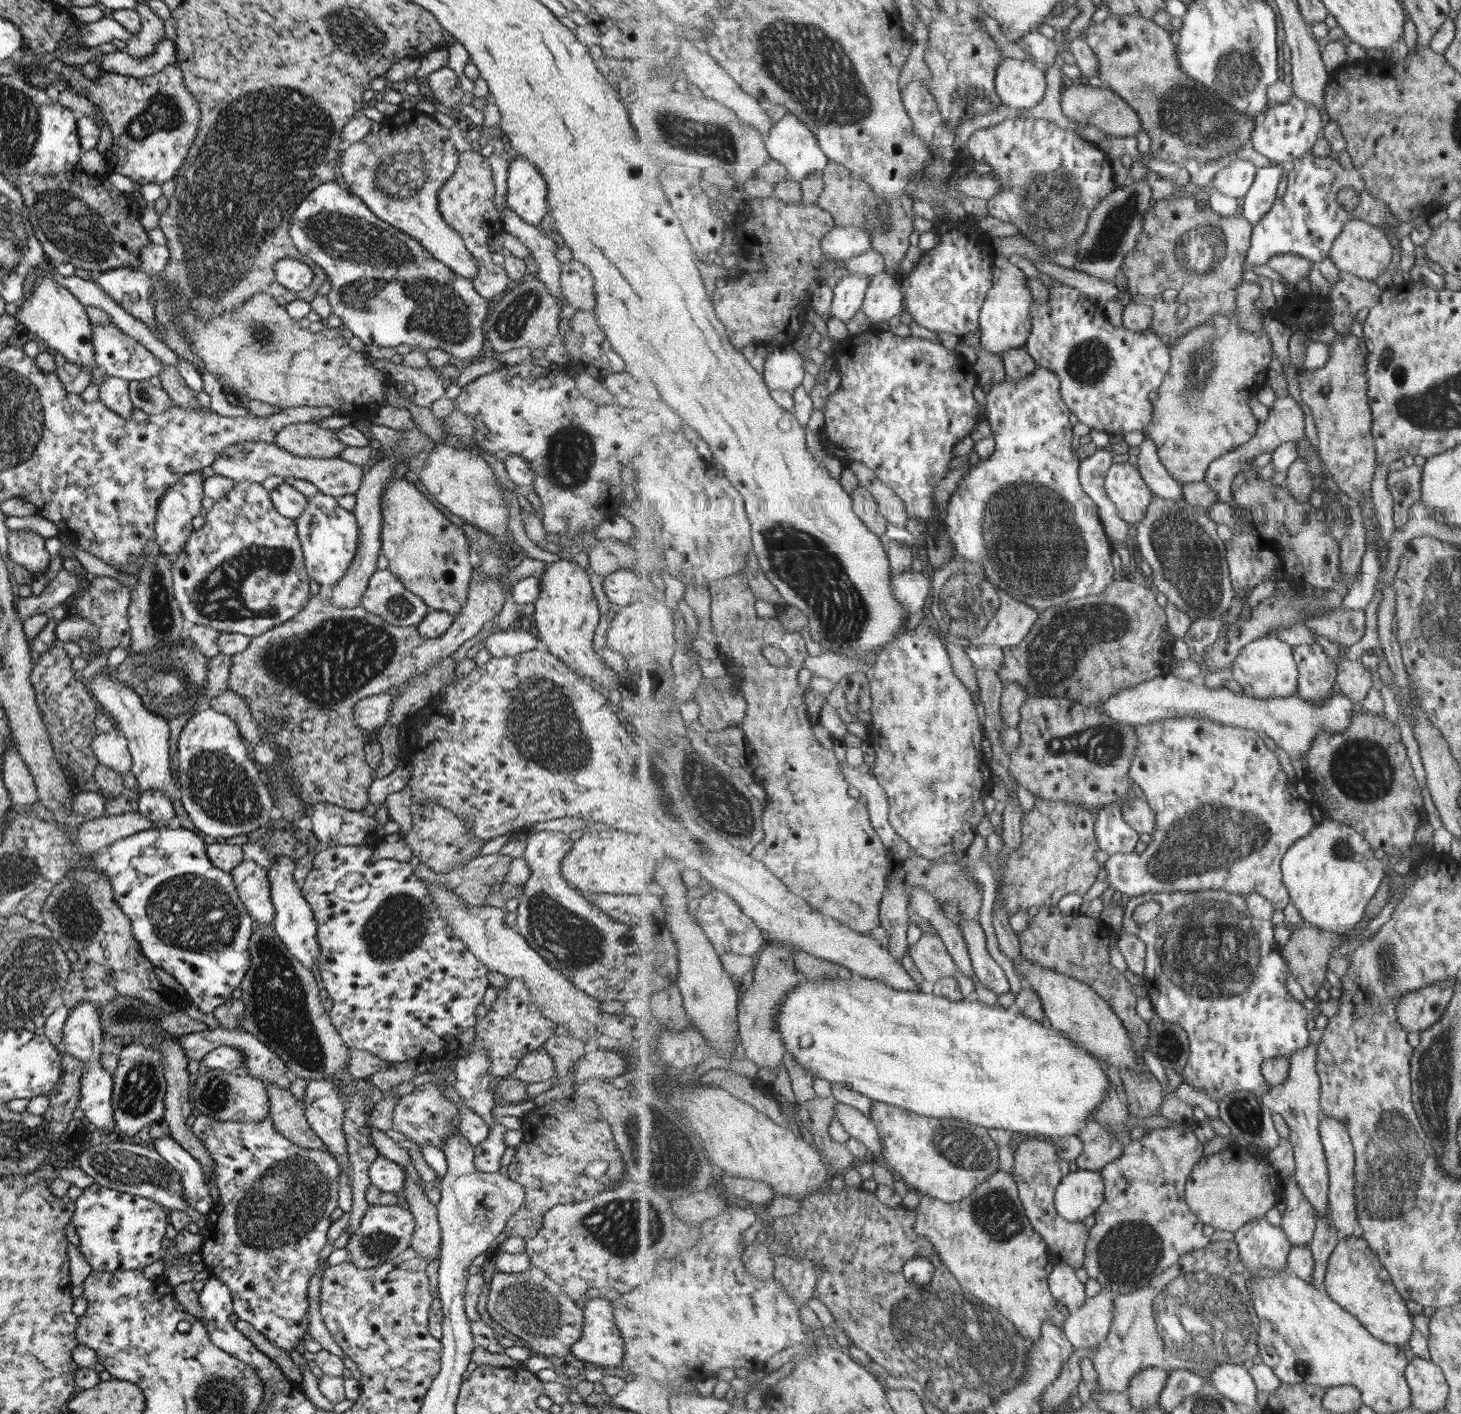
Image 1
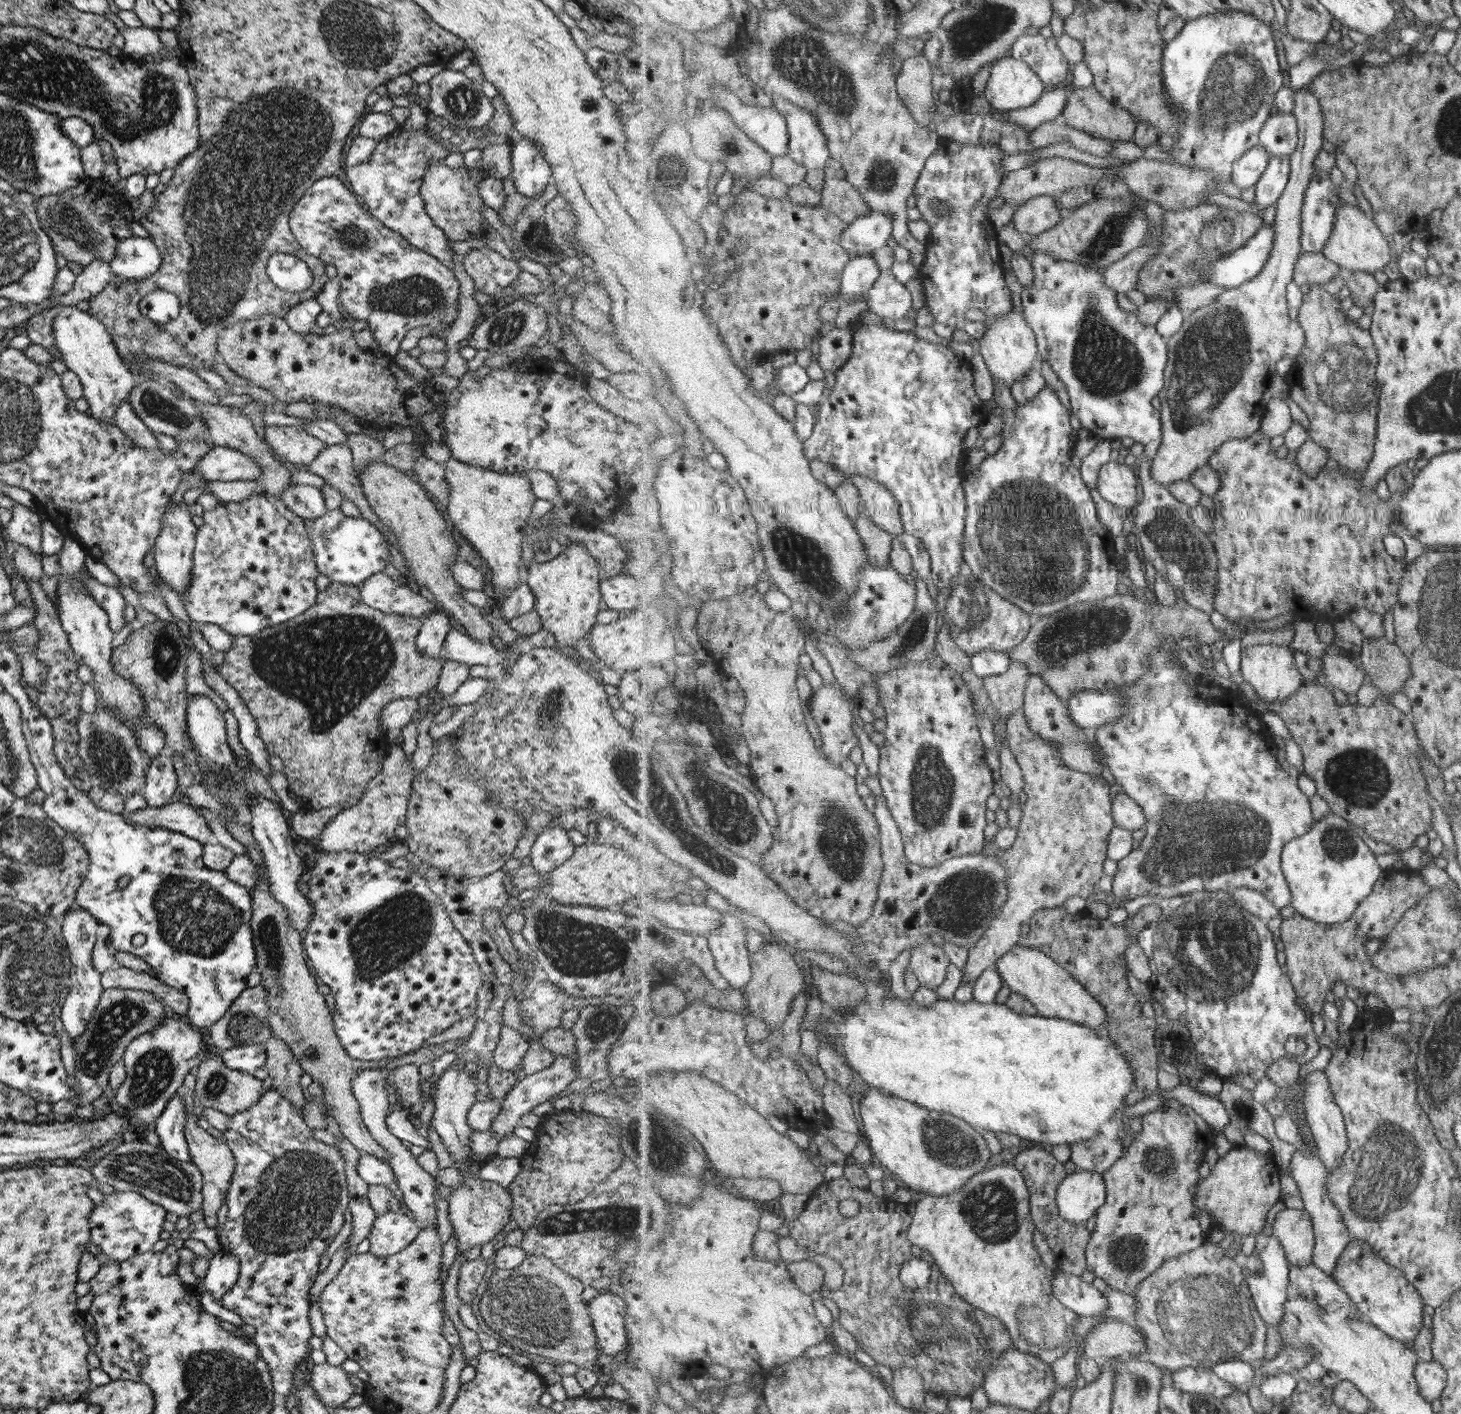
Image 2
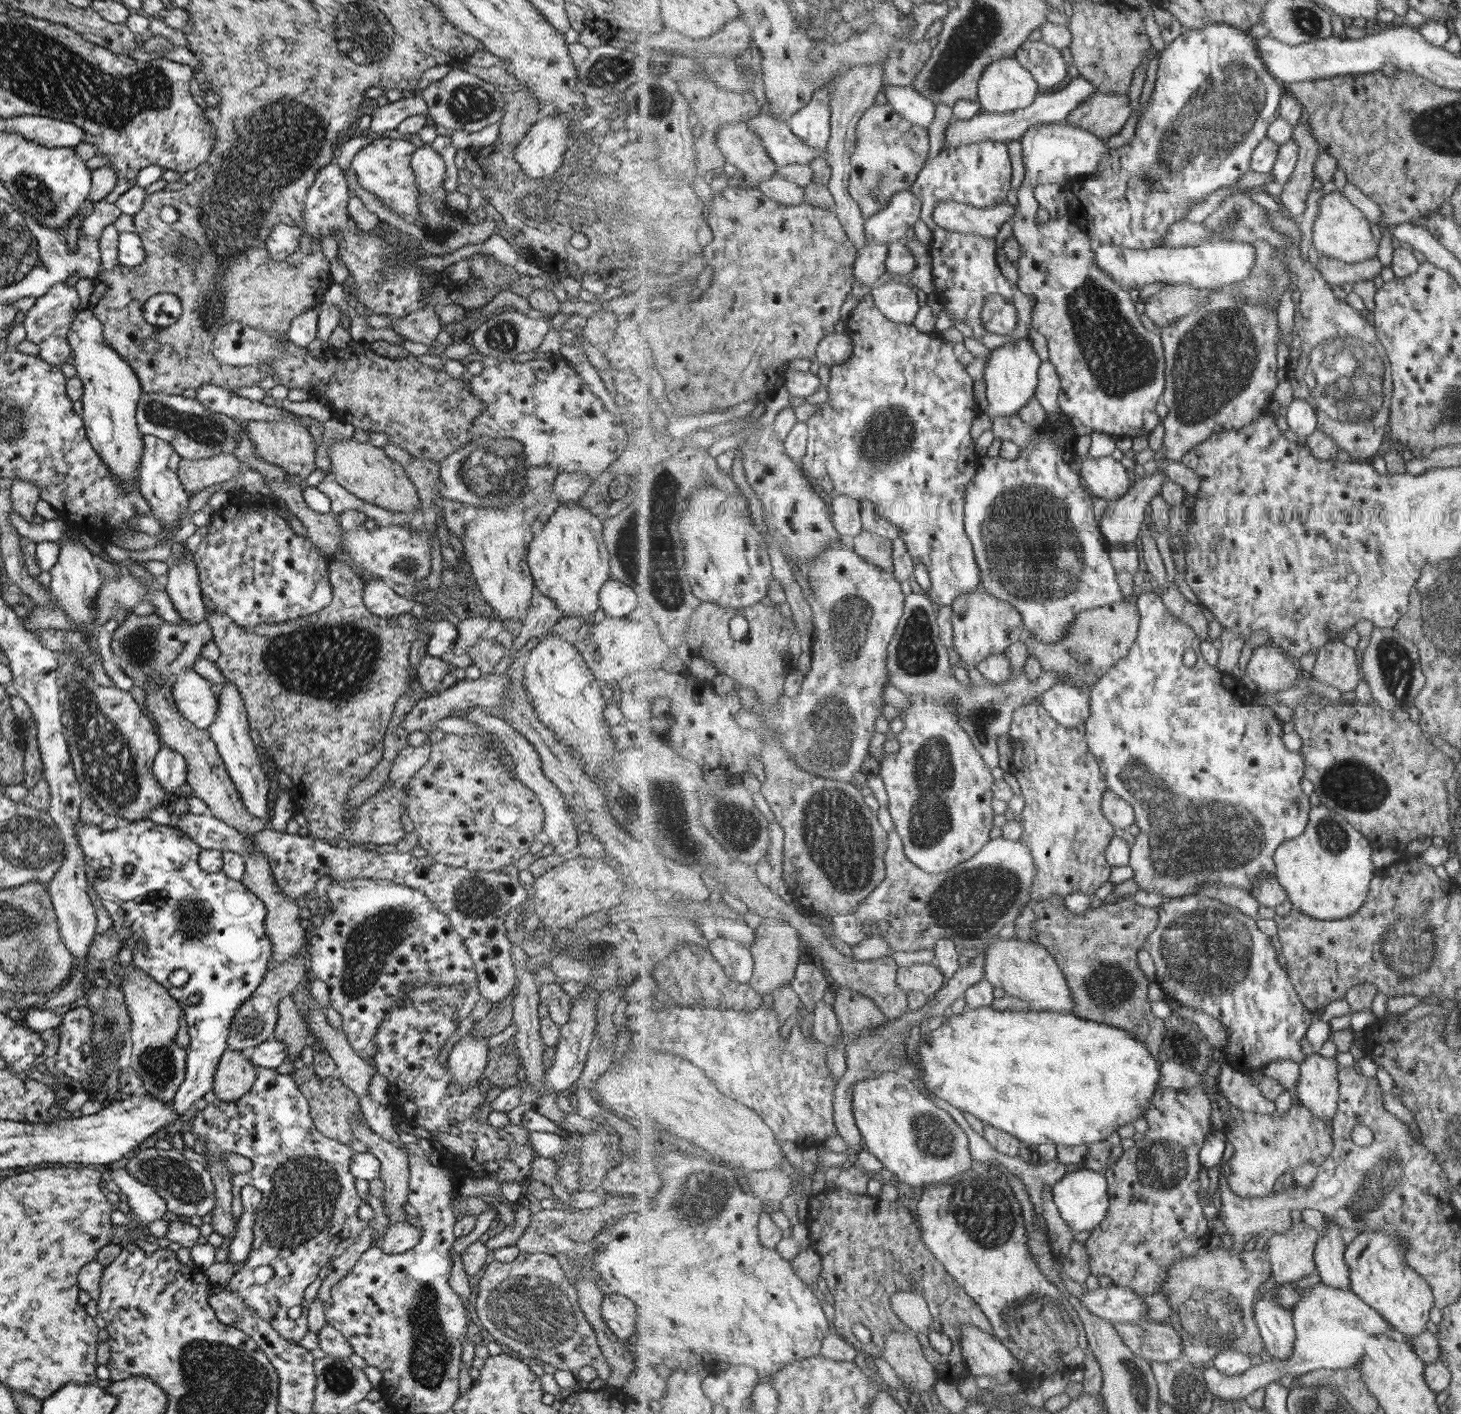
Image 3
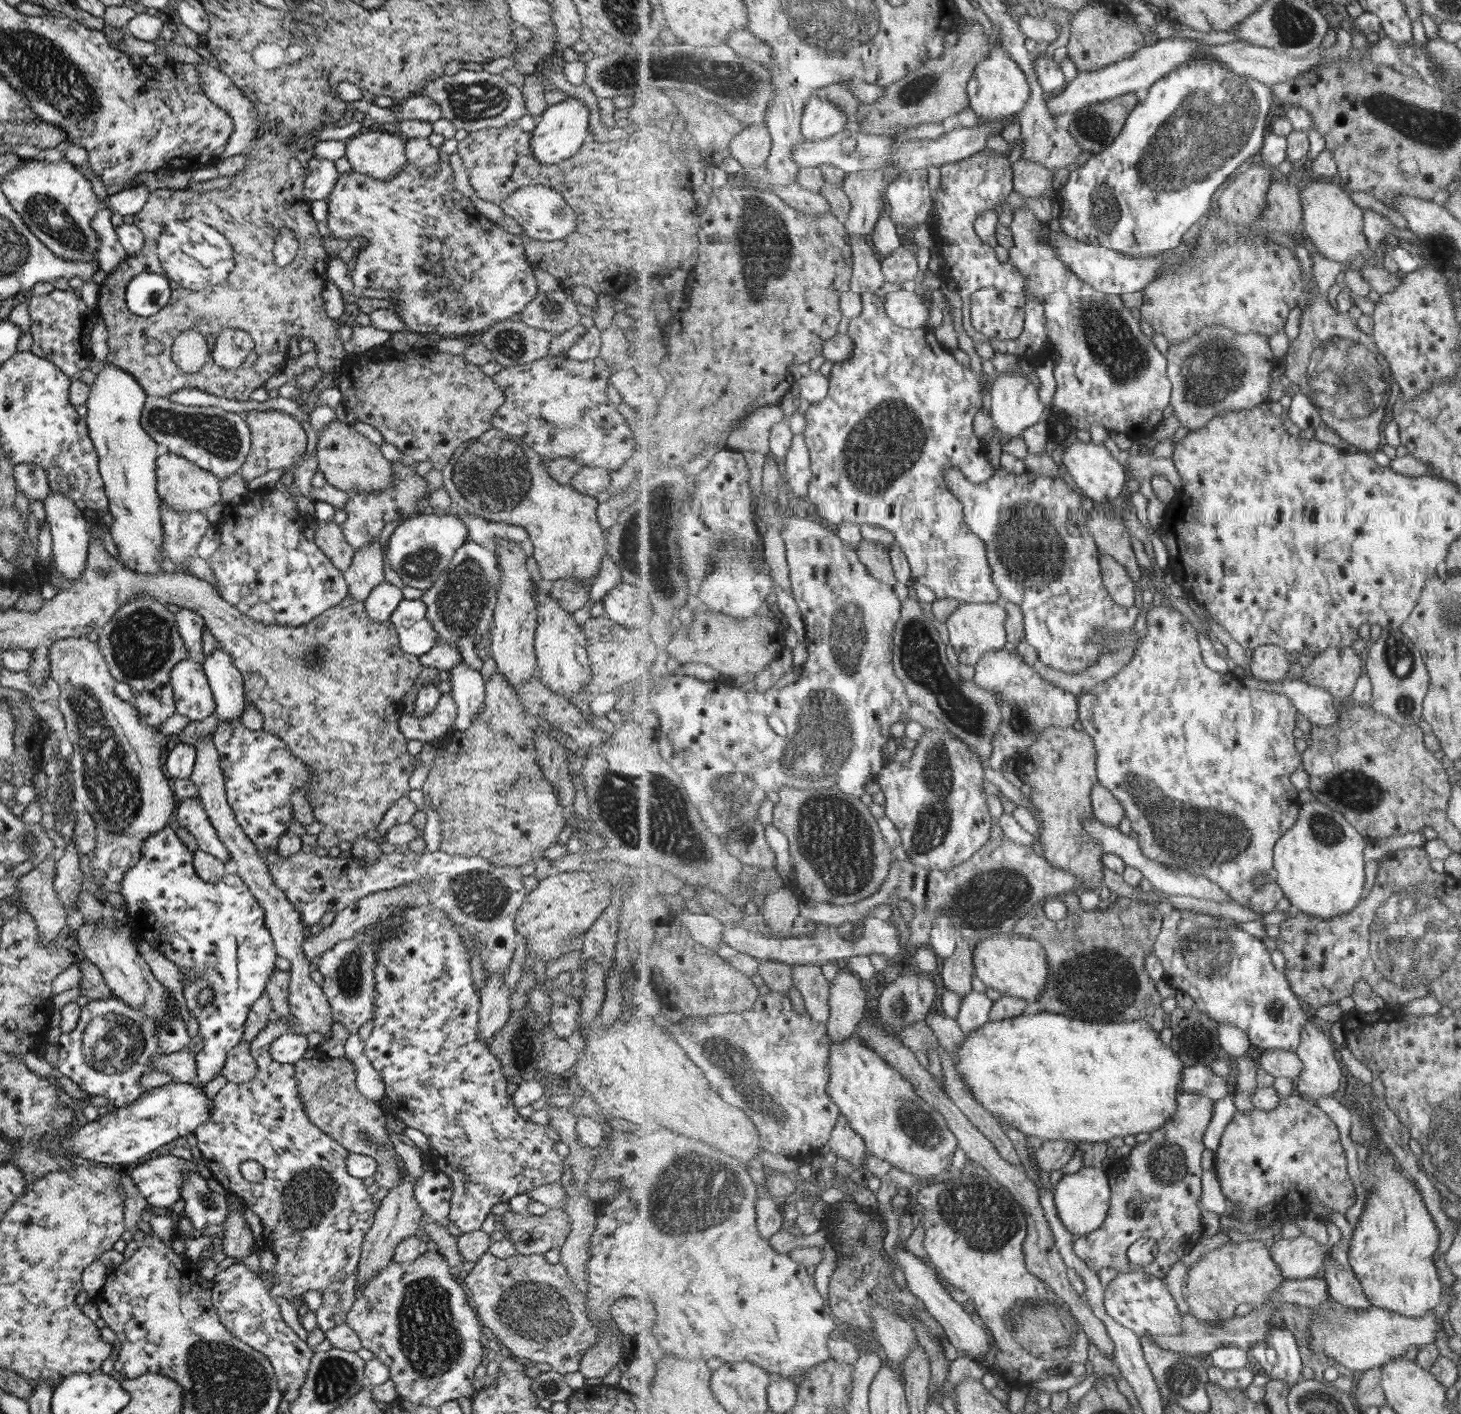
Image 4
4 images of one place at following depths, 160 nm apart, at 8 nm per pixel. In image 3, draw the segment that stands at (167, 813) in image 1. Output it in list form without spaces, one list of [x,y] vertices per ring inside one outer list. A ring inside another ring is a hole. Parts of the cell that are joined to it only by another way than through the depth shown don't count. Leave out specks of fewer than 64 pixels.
[[[160,747],[152,762],[152,773],[166,795],[177,793],[186,783],[185,759],[169,747]]]

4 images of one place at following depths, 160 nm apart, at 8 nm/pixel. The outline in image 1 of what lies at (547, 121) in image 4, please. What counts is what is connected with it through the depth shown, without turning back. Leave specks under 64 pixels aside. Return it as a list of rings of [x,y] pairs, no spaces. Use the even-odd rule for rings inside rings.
[[[515,156],[509,162],[506,206],[517,214],[519,220],[532,227],[548,212],[545,181],[529,160]]]

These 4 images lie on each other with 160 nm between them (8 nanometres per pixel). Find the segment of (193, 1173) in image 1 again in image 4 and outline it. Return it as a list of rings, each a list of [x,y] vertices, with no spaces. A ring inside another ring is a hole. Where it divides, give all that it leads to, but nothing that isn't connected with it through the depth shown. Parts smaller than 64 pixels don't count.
[[[166,826],[143,841],[140,853],[142,857],[122,878],[118,890],[124,900],[121,908],[128,916],[126,926],[131,927],[133,940],[144,940],[156,948],[177,966],[178,973],[195,975],[193,983],[183,986],[182,994],[189,1015],[193,1015],[199,1025],[197,1035],[203,1038],[202,1050],[191,1054],[195,1060],[195,1079],[191,1084],[203,1088],[209,1080],[220,1074],[227,1052],[242,1040],[247,1013],[253,1002],[265,993],[264,988],[274,968],[277,949],[264,925],[263,909],[235,872],[226,871],[225,877],[213,884],[203,882],[192,867],[192,852],[187,850],[177,834]],[[203,988],[211,989],[212,998],[210,1002],[200,1006],[196,998],[199,990]]]

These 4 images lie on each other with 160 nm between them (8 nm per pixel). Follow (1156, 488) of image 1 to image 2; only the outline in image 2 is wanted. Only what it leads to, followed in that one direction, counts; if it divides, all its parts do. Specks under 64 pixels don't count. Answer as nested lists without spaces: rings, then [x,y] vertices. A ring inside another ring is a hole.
[[[1041,249],[1033,251],[1031,261],[1035,278],[1033,279],[1033,284],[1023,288],[1021,293],[1024,316],[1036,334],[1040,355],[1047,360],[1054,374],[1066,387],[1072,413],[1078,418],[1080,424],[1085,429],[1090,430],[1103,440],[1119,438],[1135,438],[1135,440],[1139,440],[1139,443],[1143,444],[1145,448],[1145,454],[1151,470],[1152,462],[1163,440],[1162,412],[1161,410],[1156,410],[1155,406],[1153,406],[1153,398],[1157,398],[1166,385],[1166,369],[1170,361],[1168,340],[1158,331],[1157,326],[1147,326],[1147,324],[1140,320],[1136,313],[1119,308],[1119,300],[1117,300],[1118,292],[1106,283],[1105,269],[1107,268],[1092,267],[1079,261],[1055,259],[1053,255],[1047,254],[1047,252]]]

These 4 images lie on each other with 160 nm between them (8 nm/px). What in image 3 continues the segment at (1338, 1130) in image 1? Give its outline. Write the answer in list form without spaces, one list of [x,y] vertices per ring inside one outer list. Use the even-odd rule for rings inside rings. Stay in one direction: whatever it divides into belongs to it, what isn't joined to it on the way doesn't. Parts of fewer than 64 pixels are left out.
[[[1309,1054],[1300,1066],[1302,1077],[1295,1090],[1300,1102],[1325,1122],[1334,1122],[1339,1110],[1339,1070],[1343,1060],[1325,1058],[1323,1054]]]

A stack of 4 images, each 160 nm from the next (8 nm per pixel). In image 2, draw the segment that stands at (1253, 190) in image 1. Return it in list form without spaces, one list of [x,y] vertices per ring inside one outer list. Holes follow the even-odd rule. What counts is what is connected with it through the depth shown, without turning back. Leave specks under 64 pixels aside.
[[[1271,158],[1268,170],[1256,184],[1255,201],[1251,203],[1252,211],[1261,214],[1265,208],[1273,206],[1282,197],[1290,181],[1290,162],[1290,158]]]

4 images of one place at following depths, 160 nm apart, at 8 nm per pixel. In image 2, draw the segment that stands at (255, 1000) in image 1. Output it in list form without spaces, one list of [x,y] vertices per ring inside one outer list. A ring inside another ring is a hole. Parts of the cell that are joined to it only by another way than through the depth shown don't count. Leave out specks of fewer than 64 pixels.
[[[223,811],[221,814],[219,814],[219,820],[224,823],[224,828],[226,828],[226,831],[237,841],[239,844],[243,844],[245,848],[247,849],[247,858],[251,859],[251,862],[256,866],[257,868],[257,875],[258,879],[256,880],[256,883],[254,884],[254,887],[250,890],[250,896],[252,901],[252,917],[250,920],[250,929],[251,929],[251,936],[255,951],[255,964],[252,968],[252,972],[258,972],[261,976],[259,985],[263,985],[267,989],[267,1020],[268,1025],[270,1026],[270,1034],[273,1035],[275,1038],[278,1038],[279,1040],[283,1040],[283,1044],[287,1044],[287,1047],[289,1047],[289,1051],[291,1051],[291,1056],[293,1056],[293,1060],[297,1060],[297,1064],[299,1064],[299,1067],[301,1068],[301,1072],[303,1074],[308,1074],[312,1080],[315,1080],[319,1084],[319,1087],[321,1088],[321,1091],[323,1092],[323,1100],[324,1104],[327,1104],[327,1107],[329,1107],[331,1118],[333,1118],[333,1121],[335,1121],[335,1124],[337,1124],[337,1127],[339,1127],[339,1131],[341,1134],[358,1150],[366,1152],[366,1154],[373,1155],[374,1157],[377,1157],[379,1160],[387,1161],[388,1160],[388,1152],[380,1145],[377,1144],[377,1141],[372,1137],[372,1134],[367,1132],[365,1129],[365,1126],[363,1125],[363,1122],[361,1122],[360,1113],[358,1110],[358,1102],[356,1101],[355,1097],[353,1097],[353,1094],[351,1093],[351,1078],[355,1076],[355,1074],[359,1074],[361,1070],[367,1070],[367,1069],[378,1069],[378,1067],[385,1067],[385,1066],[391,1066],[394,1065],[394,1060],[397,1060],[397,1058],[401,1058],[401,1056],[397,1056],[395,1058],[386,1058],[381,1059],[377,1061],[359,1061],[359,1060],[353,1060],[353,1058],[350,1058],[347,1056],[347,1054],[343,1051],[343,1047],[341,1047],[341,1044],[339,1043],[339,1040],[337,1038],[337,1035],[334,1033],[334,1030],[332,1029],[332,1016],[330,1014],[329,1009],[325,1006],[325,1001],[323,1000],[323,995],[321,995],[317,991],[317,978],[311,973],[311,970],[309,969],[309,965],[305,963],[305,957],[303,955],[303,948],[302,948],[302,937],[301,933],[298,932],[298,930],[295,930],[290,923],[290,920],[288,919],[288,912],[287,909],[281,904],[271,893],[270,893],[270,886],[269,886],[269,879],[266,873],[266,866],[264,863],[264,857],[261,854],[261,850],[259,850],[259,845],[255,842],[255,839],[252,835],[252,830],[250,829],[250,823],[244,816],[244,814],[234,813],[233,811]]]

